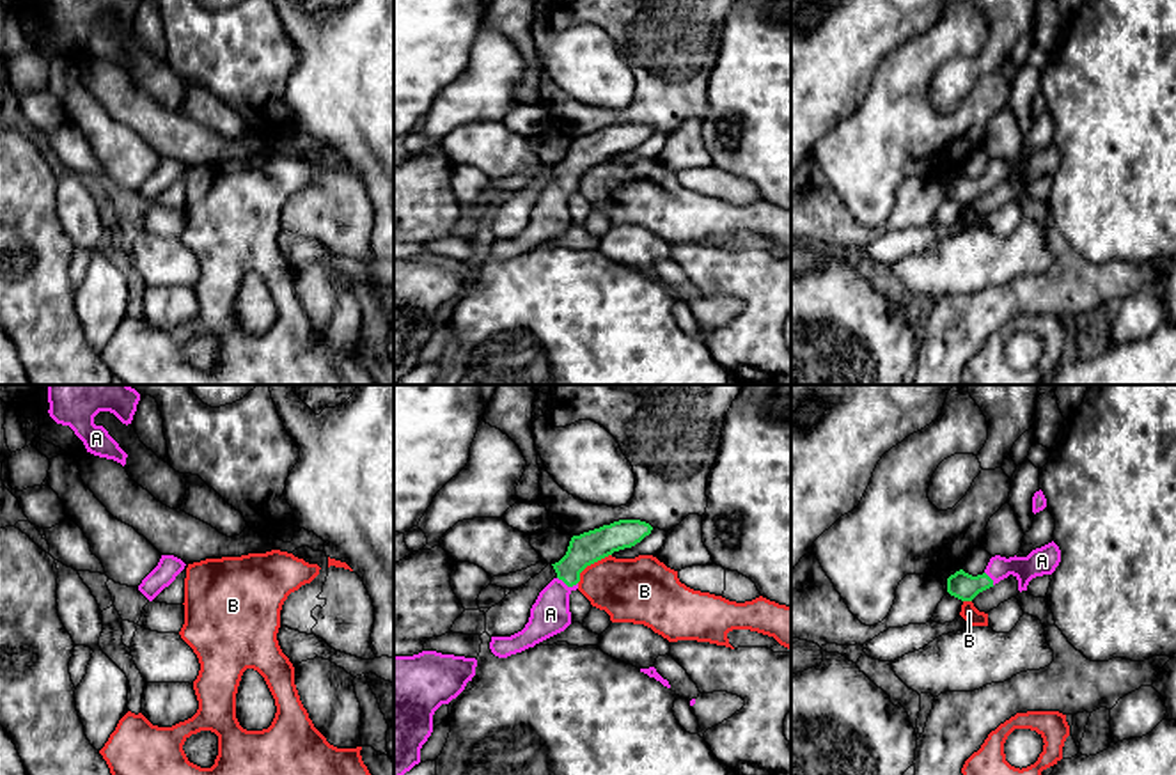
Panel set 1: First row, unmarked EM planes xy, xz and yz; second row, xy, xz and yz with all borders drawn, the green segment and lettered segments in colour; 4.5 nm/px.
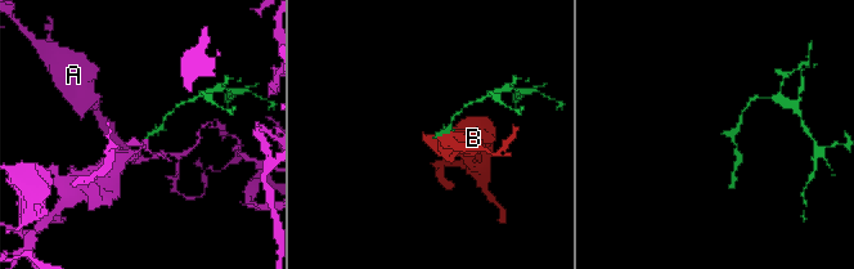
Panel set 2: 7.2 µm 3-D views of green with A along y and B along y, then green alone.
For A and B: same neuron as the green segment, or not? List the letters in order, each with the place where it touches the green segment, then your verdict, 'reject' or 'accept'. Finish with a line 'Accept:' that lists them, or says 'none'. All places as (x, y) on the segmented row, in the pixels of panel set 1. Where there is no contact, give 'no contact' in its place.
A: meets green in xz at (568, 586); accept
B: meets green in xz at (591, 563); reject
Accept: A

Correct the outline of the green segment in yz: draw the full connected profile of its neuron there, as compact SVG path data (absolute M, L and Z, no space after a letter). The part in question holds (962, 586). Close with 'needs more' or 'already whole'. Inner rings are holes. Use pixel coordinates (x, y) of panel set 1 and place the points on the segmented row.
M1052 541L1032 550L1027 557L1000 557L990 559L983 575L972 576L963 569L947 578L947 592L961 601L972 601L979 592L993 587L1000 580L1013 575L1018 580L1018 591L1027 591L1032 578L1052 575L1061 562L1061 550Z; needs more

